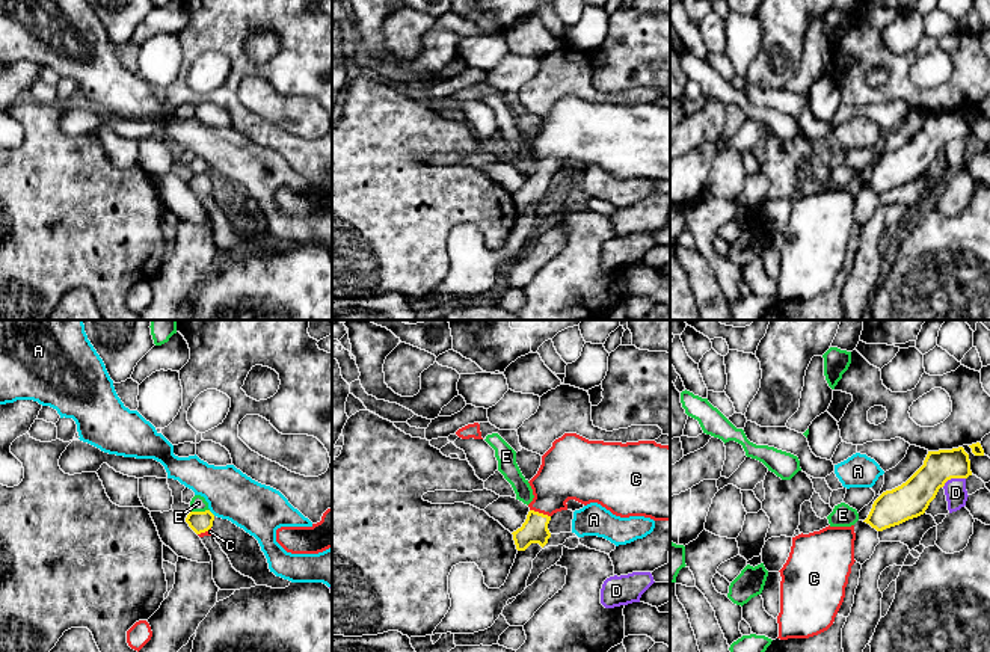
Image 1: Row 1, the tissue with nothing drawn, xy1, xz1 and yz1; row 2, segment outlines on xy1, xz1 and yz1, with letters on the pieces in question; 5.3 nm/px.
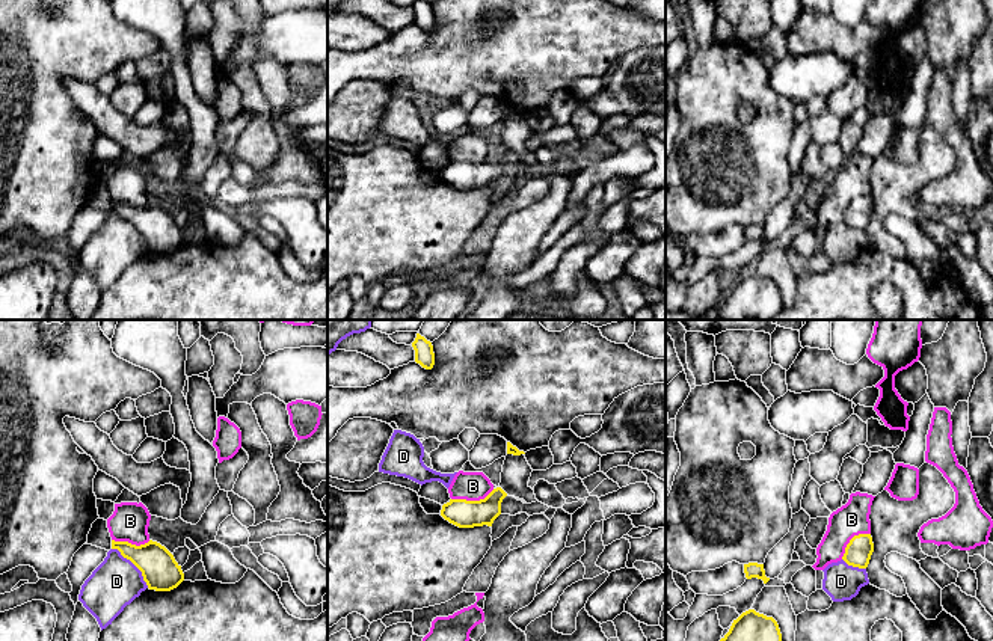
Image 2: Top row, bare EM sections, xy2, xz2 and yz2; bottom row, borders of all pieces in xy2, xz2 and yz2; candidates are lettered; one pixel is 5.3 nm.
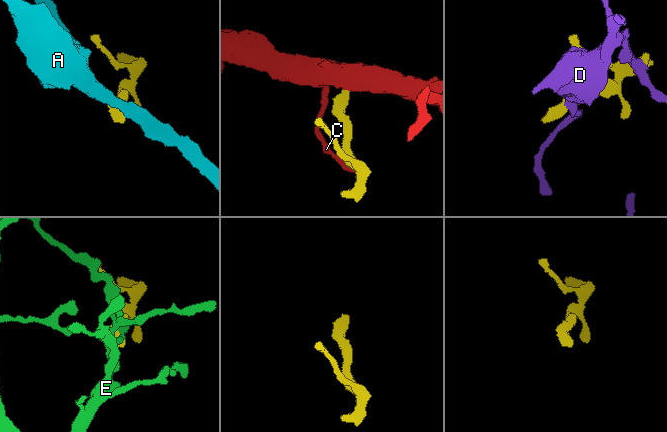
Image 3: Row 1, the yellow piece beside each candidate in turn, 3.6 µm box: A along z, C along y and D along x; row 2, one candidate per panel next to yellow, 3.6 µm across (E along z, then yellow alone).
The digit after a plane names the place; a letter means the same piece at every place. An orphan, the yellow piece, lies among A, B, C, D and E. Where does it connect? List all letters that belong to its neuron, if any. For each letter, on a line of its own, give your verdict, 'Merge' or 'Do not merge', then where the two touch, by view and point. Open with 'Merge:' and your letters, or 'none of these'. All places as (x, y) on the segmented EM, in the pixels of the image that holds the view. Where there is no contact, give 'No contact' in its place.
Merge: C
A: Do not merge. Touches yellow at xy1 (210, 512)
B: Do not merge. Touches yellow at xz2 (473, 501)
C: Merge. Touches yellow at xz1 (541, 513)
D: Do not merge. Touches yellow at xy2 (135, 564)
E: Do not merge. Touches yellow at xy1 (199, 512)

